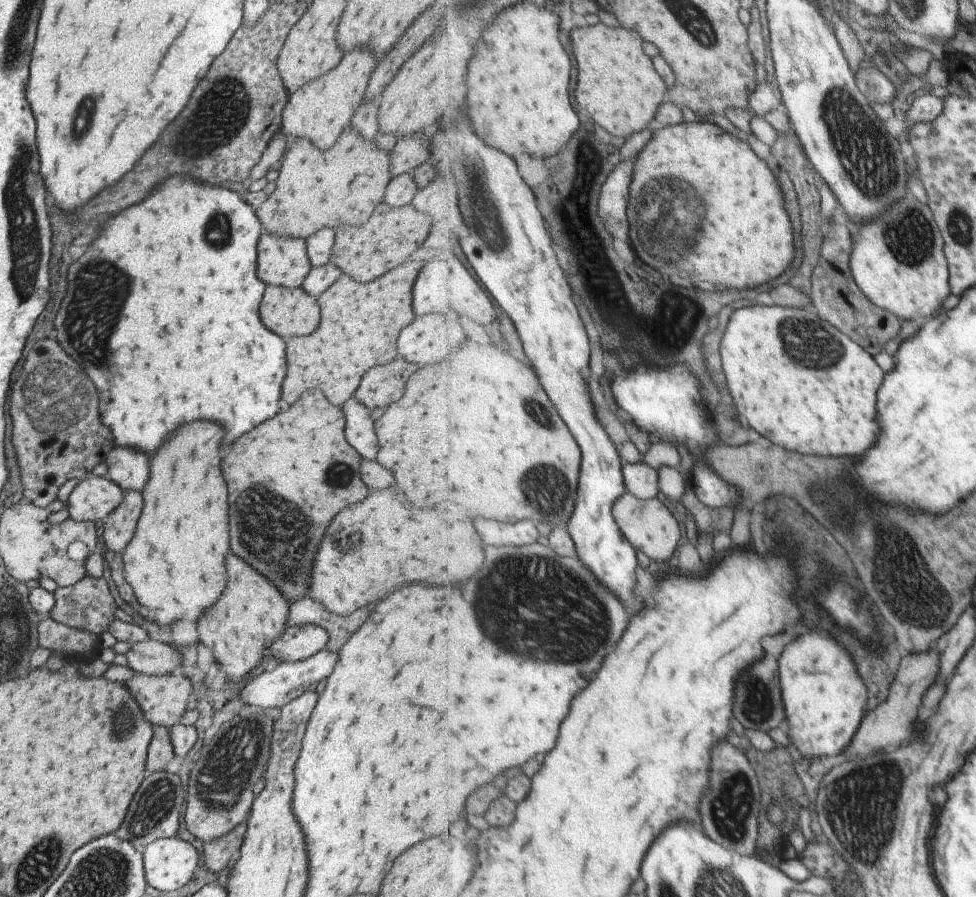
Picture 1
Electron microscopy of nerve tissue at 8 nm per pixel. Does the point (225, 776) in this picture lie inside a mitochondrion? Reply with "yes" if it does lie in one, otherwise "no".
yes

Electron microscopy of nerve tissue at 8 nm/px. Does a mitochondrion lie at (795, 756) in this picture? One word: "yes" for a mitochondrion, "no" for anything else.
no

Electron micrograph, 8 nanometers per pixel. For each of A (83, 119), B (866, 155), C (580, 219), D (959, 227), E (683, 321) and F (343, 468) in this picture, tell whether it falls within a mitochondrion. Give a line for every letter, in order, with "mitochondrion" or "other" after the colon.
A: mitochondrion
B: mitochondrion
C: mitochondrion
D: mitochondrion
E: mitochondrion
F: mitochondrion

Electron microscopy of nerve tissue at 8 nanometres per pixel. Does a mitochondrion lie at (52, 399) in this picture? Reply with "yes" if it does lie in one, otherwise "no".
yes

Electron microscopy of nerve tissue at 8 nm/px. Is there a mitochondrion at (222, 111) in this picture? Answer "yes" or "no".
yes

